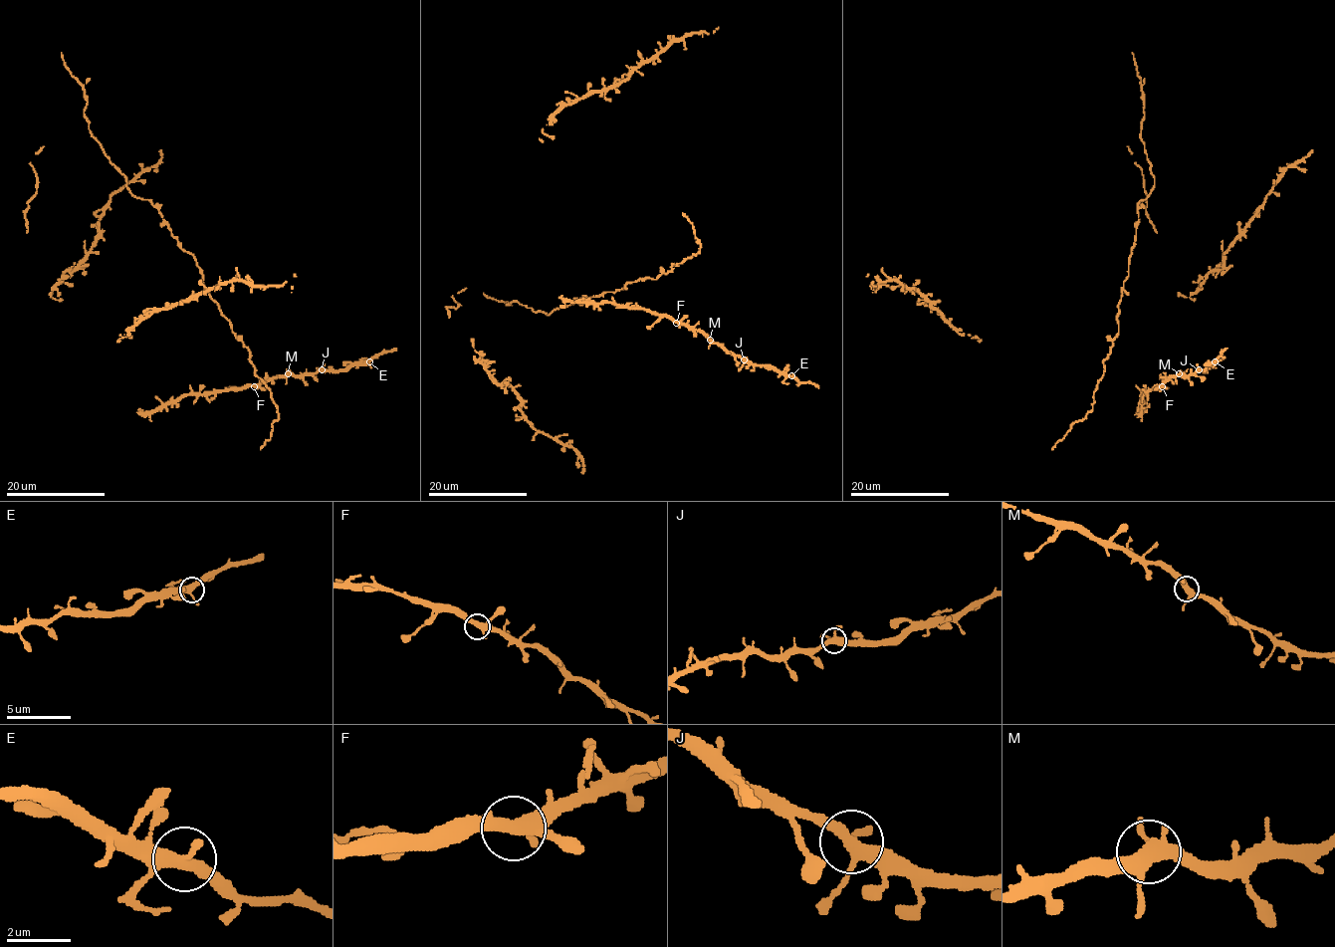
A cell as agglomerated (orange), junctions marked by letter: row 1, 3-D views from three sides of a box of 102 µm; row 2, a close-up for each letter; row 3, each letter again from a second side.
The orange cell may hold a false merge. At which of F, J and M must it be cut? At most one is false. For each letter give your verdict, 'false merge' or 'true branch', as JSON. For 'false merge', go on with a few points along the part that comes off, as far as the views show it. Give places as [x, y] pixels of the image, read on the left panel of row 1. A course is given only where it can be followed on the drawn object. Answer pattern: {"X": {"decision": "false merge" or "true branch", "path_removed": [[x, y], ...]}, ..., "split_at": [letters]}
{"F": {"decision": "true branch"}, "J": {"decision": "true branch"}, "M": {"decision": "true branch"}, "split_at": []}

